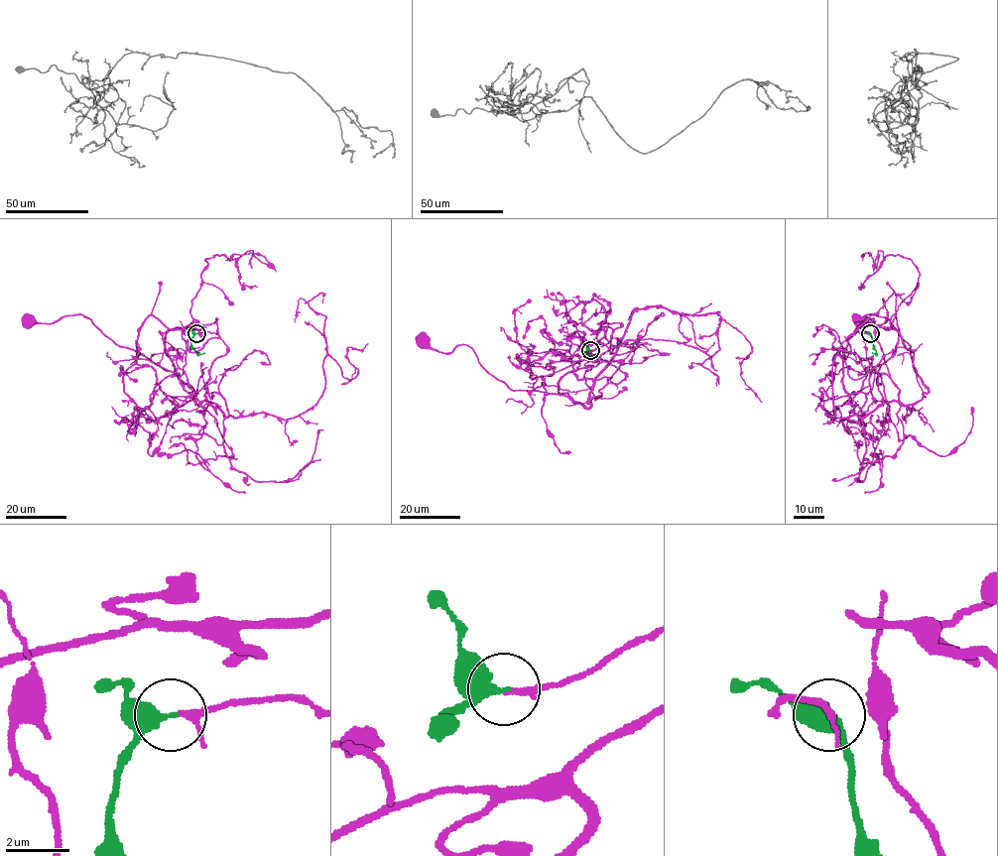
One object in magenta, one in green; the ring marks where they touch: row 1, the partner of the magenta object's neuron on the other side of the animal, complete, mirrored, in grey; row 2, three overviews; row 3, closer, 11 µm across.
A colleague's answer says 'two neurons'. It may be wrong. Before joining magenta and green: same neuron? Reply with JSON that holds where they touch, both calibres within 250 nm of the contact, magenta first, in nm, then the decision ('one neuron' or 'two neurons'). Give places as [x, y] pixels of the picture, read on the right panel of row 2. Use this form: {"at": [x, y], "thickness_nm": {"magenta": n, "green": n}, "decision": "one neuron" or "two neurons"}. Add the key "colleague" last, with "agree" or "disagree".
{"at": [870, 333], "thickness_nm": {"magenta": 150, "green": 480}, "decision": "one neuron", "colleague": "disagree"}

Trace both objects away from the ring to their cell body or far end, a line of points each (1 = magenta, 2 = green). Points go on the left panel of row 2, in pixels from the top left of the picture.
1: (196, 333), (216, 334), (215, 321), (166, 334), (171, 372), (116, 345), (81, 314), (48, 323), (30, 320)
2: (196, 333), (191, 345), (197, 352), (204, 352)

